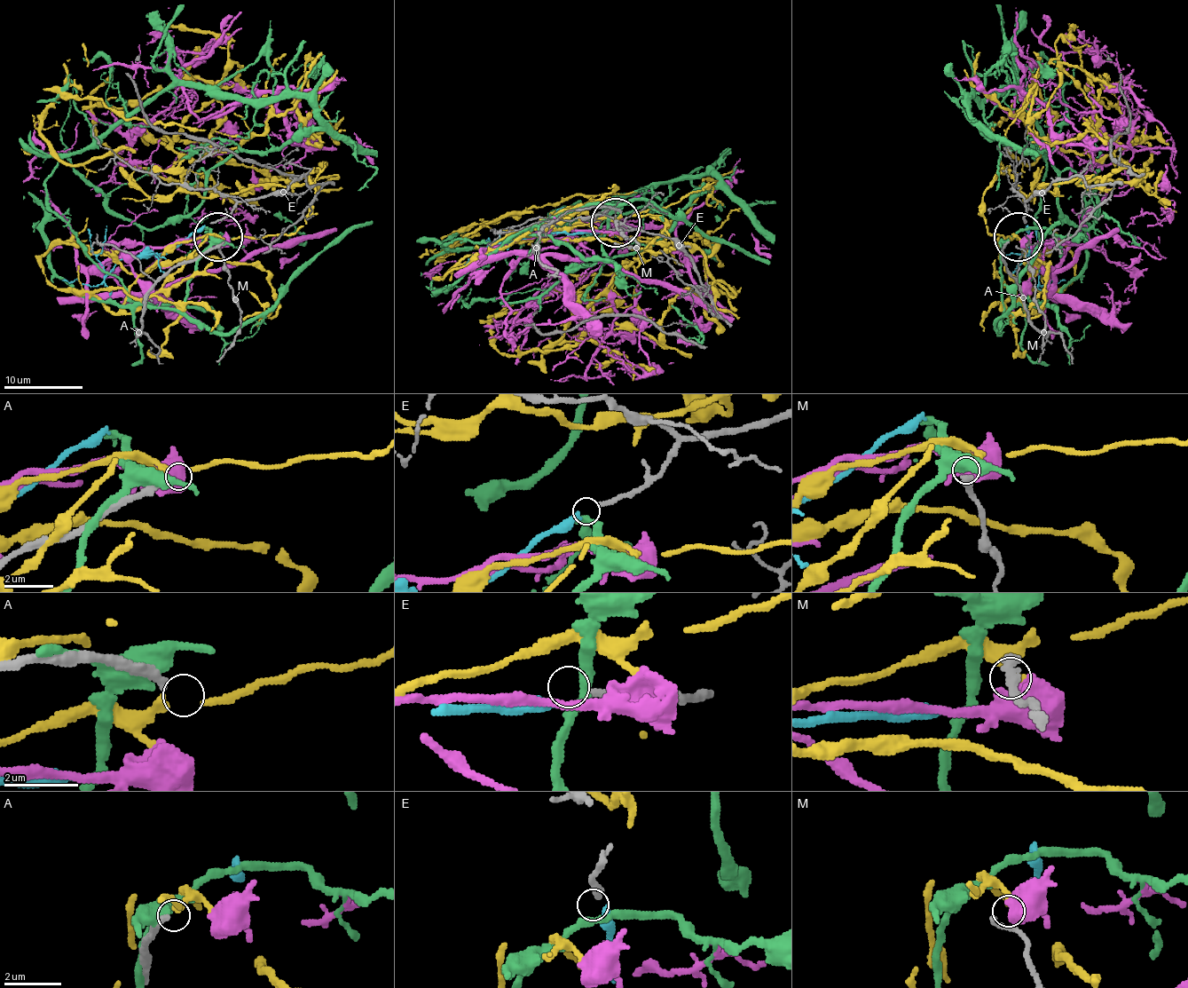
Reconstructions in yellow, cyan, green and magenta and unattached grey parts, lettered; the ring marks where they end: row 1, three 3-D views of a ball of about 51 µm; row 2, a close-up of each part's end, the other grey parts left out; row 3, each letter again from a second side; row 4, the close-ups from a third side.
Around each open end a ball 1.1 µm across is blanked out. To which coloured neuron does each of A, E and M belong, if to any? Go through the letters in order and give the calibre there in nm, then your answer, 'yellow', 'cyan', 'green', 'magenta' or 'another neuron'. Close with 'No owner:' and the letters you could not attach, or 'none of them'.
A: 260 nm thick; another neuron
E: 200 nm thick; cyan
M: 280 nm thick; yellow
No owner: A

